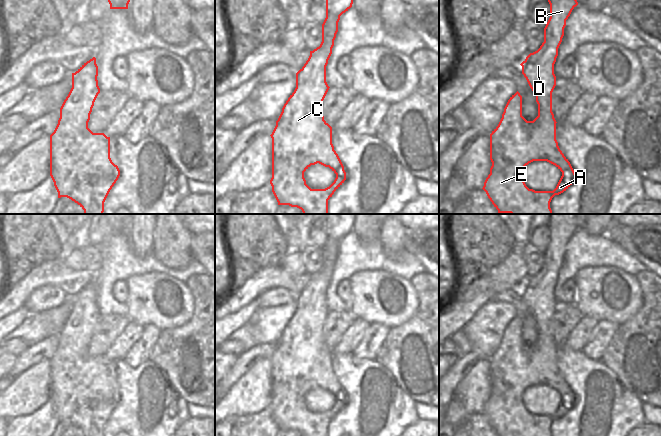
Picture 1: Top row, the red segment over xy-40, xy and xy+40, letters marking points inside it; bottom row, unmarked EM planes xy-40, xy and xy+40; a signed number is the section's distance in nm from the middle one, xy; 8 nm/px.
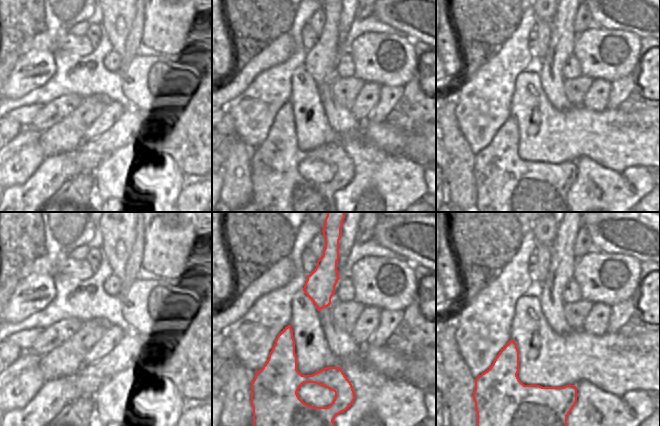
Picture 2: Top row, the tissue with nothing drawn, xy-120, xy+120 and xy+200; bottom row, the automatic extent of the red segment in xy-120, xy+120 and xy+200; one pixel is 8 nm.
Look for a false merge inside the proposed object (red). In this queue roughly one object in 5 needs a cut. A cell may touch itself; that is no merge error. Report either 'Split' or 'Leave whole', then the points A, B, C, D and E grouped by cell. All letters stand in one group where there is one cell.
Leave whole. Groups: A B C D E

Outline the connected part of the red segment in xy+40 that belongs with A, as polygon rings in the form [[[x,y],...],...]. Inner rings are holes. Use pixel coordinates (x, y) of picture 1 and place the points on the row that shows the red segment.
[[[548,0],[548,2],[550,4],[550,18],[544,28],[544,42],[537,51],[530,53],[520,64],[522,74],[536,96],[538,116],[533,121],[527,121],[522,116],[522,96],[517,91],[508,100],[498,126],[490,134],[492,166],[482,189],[498,213],[552,214],[550,208],[552,198],[566,191],[576,180],[576,174],[556,140],[557,122],[552,112],[552,92],[556,86],[554,64],[564,36],[566,20],[578,2],[577,0]],[[533,161],[547,161],[562,172],[553,191],[535,191],[526,186],[522,178],[522,170]]]

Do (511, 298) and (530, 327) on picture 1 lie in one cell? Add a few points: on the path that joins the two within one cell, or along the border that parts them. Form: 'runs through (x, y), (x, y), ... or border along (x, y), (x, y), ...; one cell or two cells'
runs through (518, 304), (528, 320); one cell

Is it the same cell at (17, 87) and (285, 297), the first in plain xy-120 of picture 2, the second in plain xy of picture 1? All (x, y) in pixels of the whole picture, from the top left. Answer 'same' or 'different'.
same

